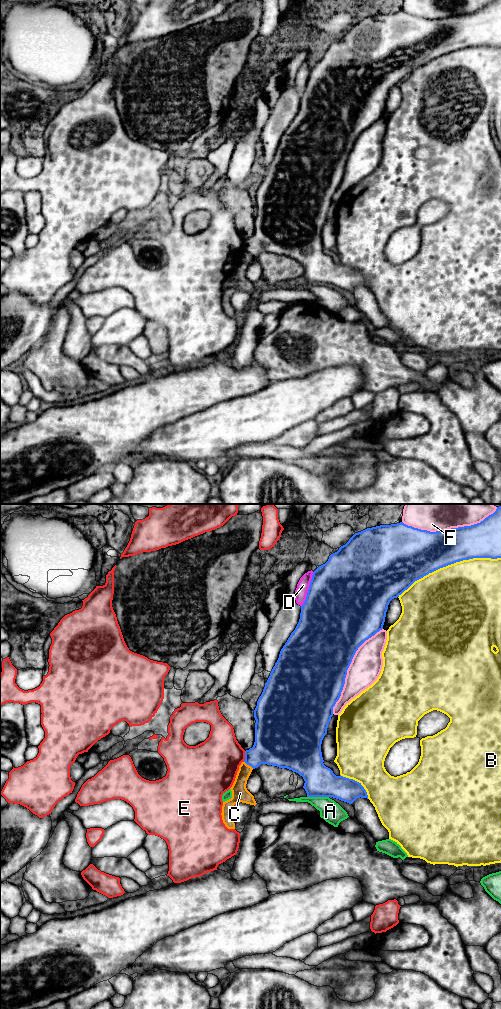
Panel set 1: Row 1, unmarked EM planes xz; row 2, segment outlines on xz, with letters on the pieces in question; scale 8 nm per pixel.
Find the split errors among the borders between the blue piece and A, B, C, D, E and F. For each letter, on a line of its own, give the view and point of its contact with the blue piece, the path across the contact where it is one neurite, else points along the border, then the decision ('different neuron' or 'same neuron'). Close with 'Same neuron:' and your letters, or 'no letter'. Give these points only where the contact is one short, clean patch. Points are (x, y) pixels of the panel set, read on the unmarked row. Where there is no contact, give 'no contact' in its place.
A: contact xz (318, 284); different neuron
B: contact xz (449, 52); different neuron
C: contact xz (249, 253); border xz (244, 249), (253, 256); different neuron
D: contact xz (308, 77); different neuron
E: contact xz (245, 244); different neuron
F: contact xz (448, 17); different neuron
Same neuron: no letter

